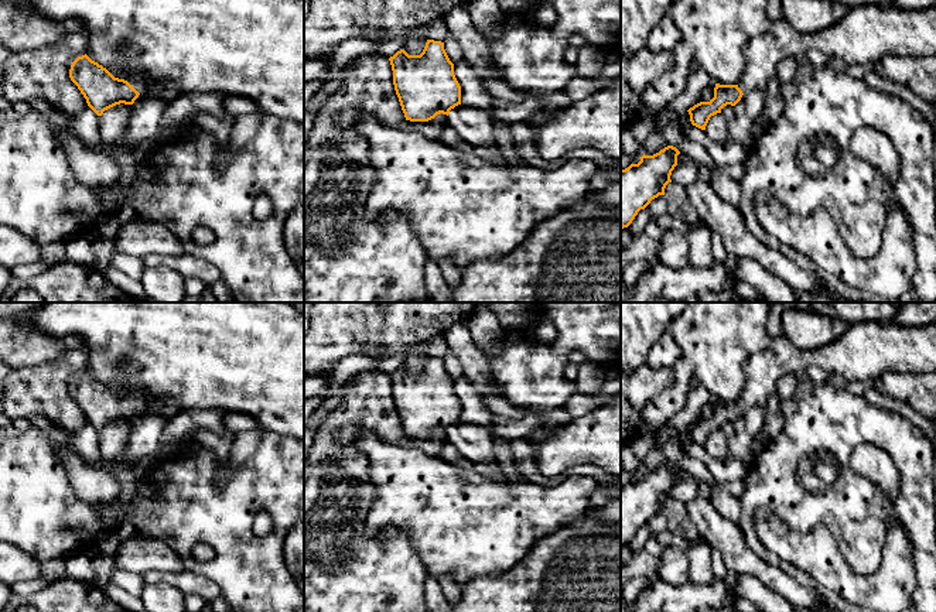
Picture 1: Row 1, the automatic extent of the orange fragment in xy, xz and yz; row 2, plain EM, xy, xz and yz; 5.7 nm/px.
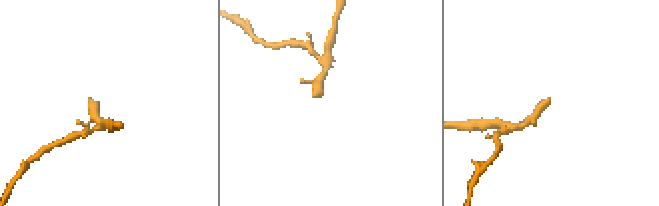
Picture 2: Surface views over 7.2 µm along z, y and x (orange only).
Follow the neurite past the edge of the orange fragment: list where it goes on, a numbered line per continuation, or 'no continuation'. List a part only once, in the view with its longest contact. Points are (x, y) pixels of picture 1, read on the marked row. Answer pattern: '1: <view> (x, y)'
1: xy (140, 84)

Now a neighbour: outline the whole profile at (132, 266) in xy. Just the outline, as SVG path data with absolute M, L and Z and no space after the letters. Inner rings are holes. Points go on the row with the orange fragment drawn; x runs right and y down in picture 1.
M116 252L110 259L112 267L123 271L133 280L140 281L141 273L146 269L143 259L137 259L134 256L126 256L123 253Z

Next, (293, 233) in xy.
M300 205L288 215L283 237L293 261L304 261L304 205Z

